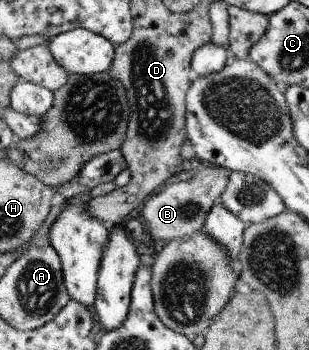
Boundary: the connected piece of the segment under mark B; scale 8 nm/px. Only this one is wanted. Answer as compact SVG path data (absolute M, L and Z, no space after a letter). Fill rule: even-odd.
M211 165L207 169L199 169L189 181L170 181L166 189L152 195L142 207L141 219L151 241L168 241L192 236L200 233L207 220L210 209L219 202L227 188L228 175L218 167Z

